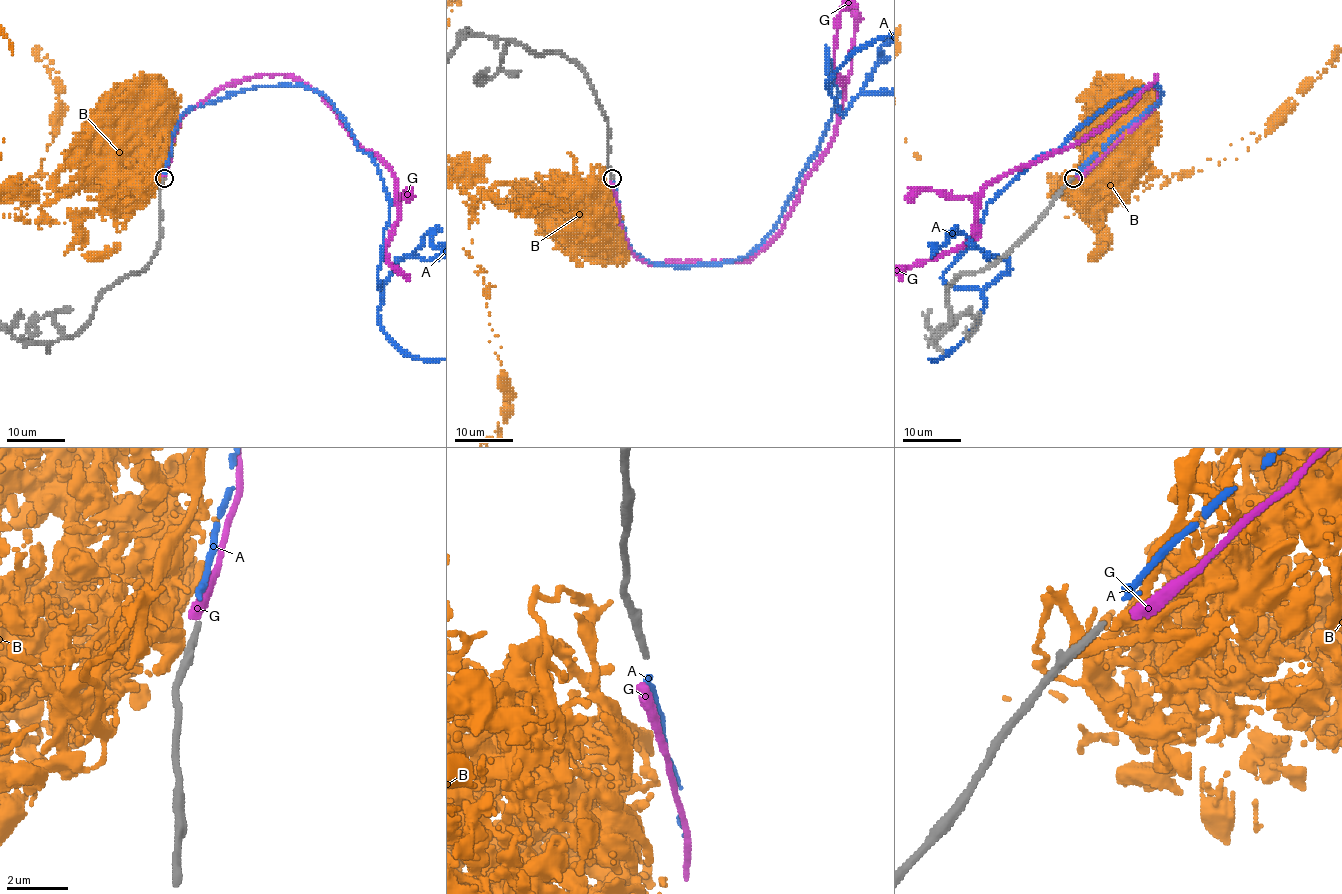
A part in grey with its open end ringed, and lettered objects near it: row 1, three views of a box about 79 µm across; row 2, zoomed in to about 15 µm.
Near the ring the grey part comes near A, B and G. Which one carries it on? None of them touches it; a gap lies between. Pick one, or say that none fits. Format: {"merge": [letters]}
{"merge": ["A"]}

